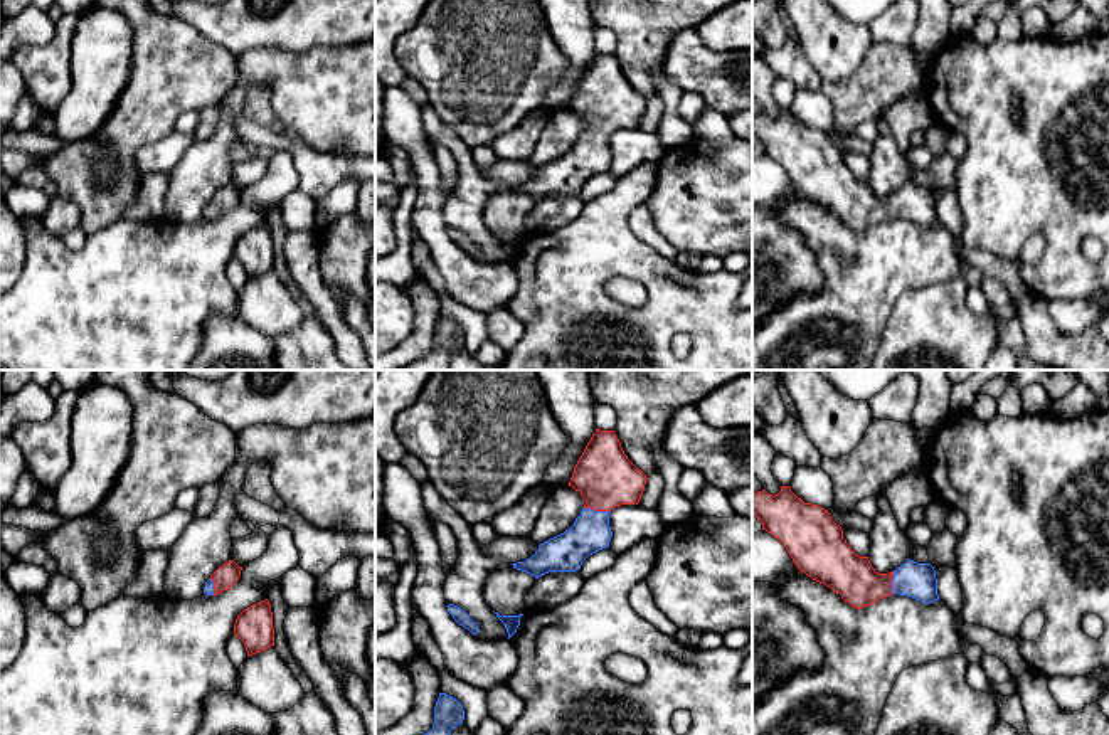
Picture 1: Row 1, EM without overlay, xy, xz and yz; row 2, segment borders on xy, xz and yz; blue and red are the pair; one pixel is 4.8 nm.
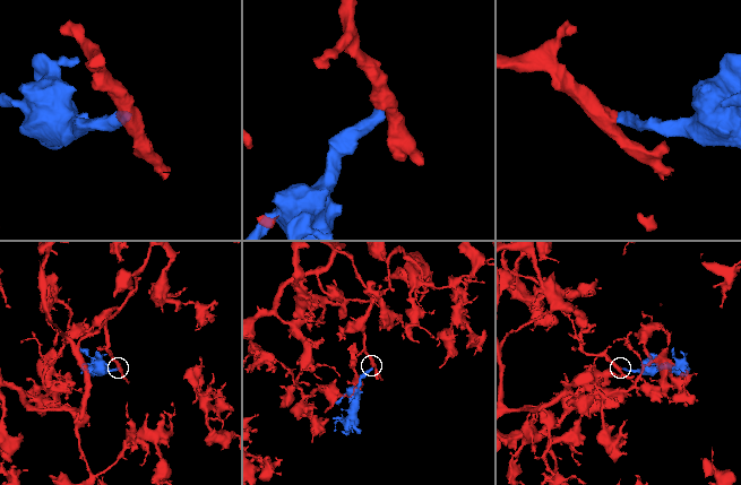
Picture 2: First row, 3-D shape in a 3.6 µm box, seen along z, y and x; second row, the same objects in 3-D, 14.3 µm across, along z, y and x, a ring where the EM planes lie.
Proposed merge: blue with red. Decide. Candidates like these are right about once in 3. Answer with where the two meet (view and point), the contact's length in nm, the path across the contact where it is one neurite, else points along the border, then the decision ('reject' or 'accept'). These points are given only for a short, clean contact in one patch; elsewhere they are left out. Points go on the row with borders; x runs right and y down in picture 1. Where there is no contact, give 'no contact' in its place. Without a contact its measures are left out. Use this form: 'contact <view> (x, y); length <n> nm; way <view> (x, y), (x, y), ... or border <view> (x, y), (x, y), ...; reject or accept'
contact xz (596, 512); length 120 nm; way xz (591, 532), (596, 512), (604, 476); accept

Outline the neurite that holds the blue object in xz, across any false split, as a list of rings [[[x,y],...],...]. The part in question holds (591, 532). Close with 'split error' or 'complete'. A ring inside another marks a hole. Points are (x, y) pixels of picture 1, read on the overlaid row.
[[[596,429],[569,481],[586,500],[581,515],[569,530],[540,543],[530,558],[512,563],[513,568],[535,579],[579,570],[589,555],[609,547],[609,511],[638,505],[645,484],[646,474],[628,459],[616,432]]] | split error

